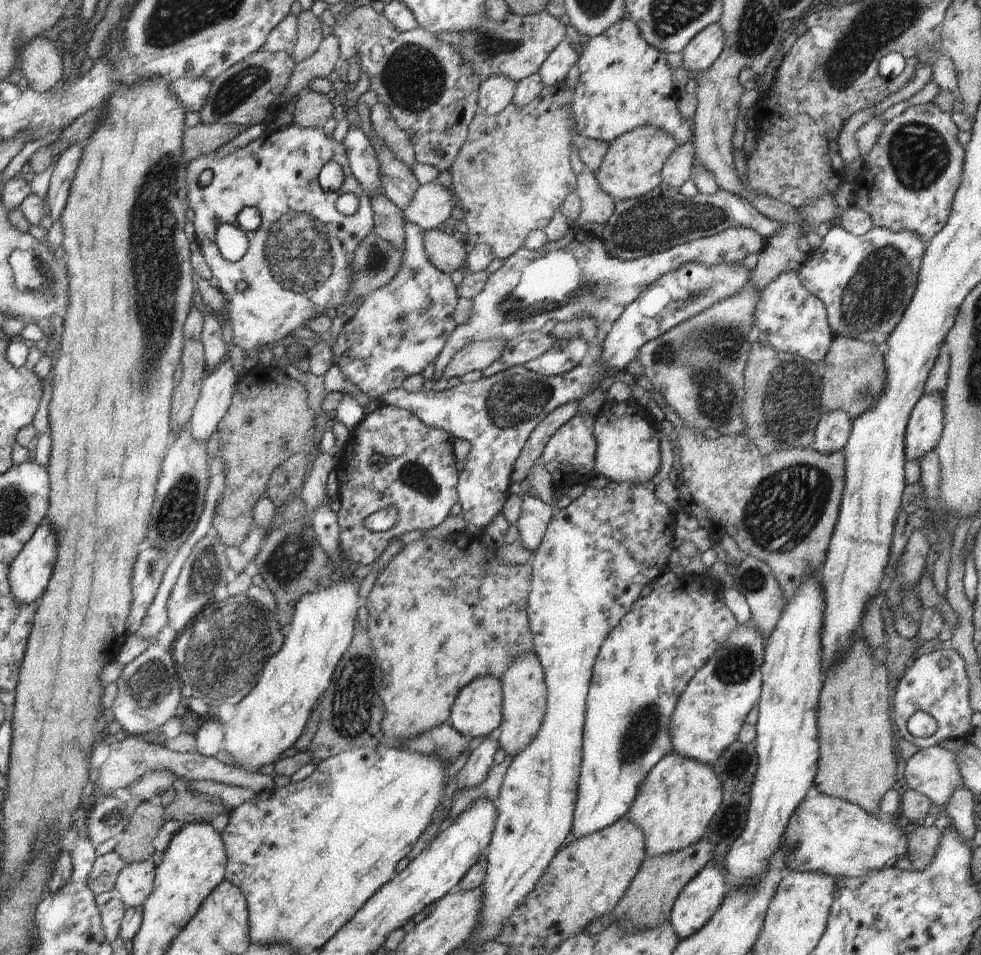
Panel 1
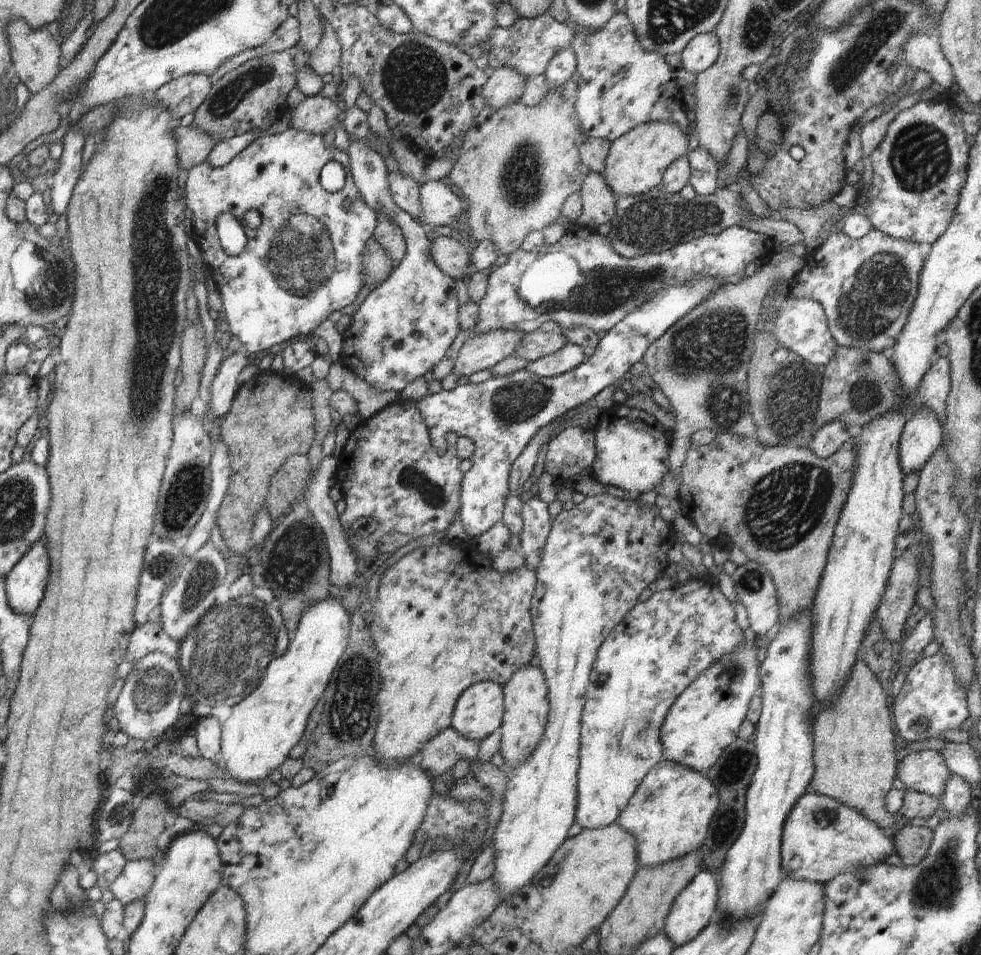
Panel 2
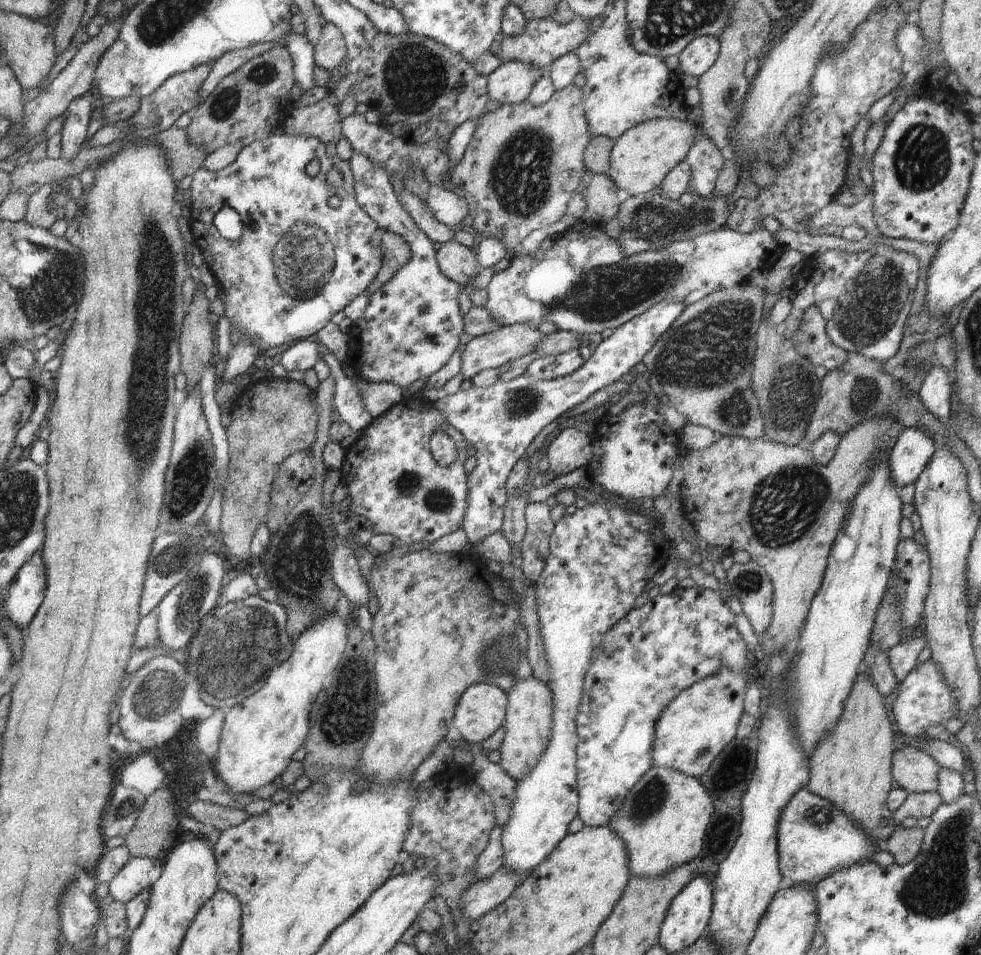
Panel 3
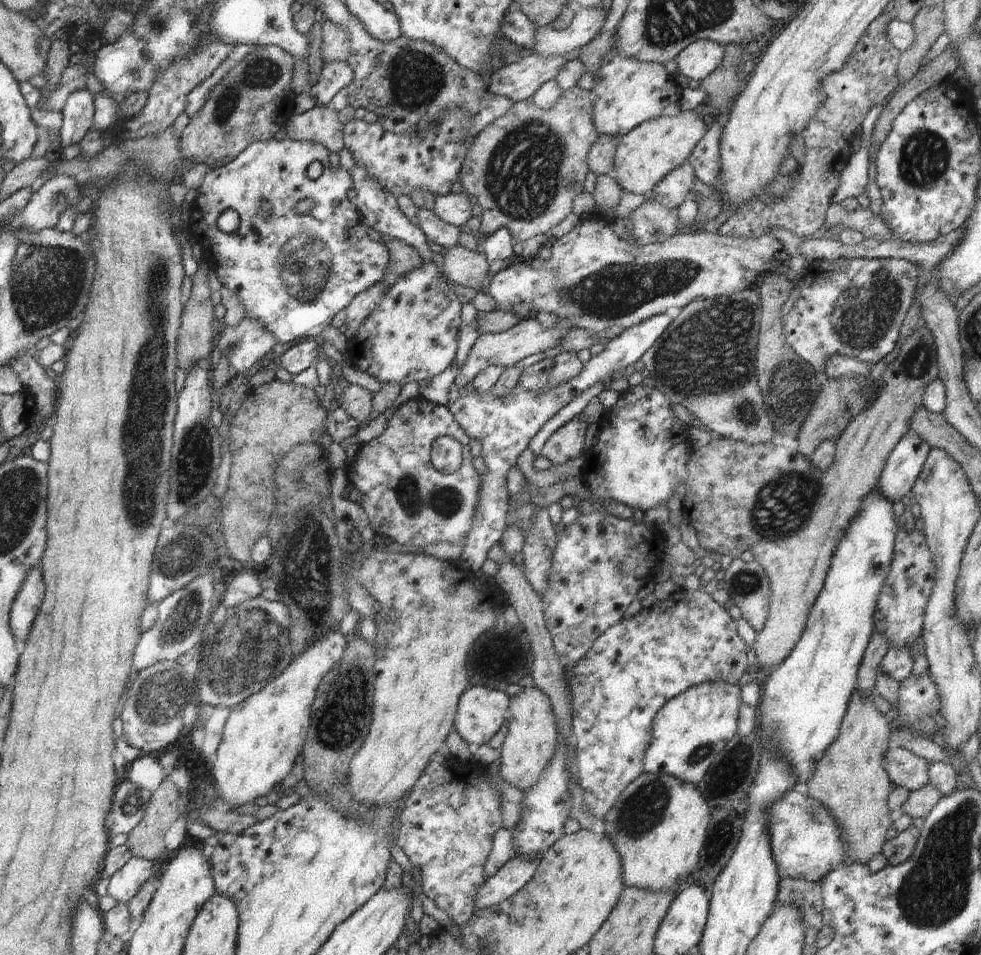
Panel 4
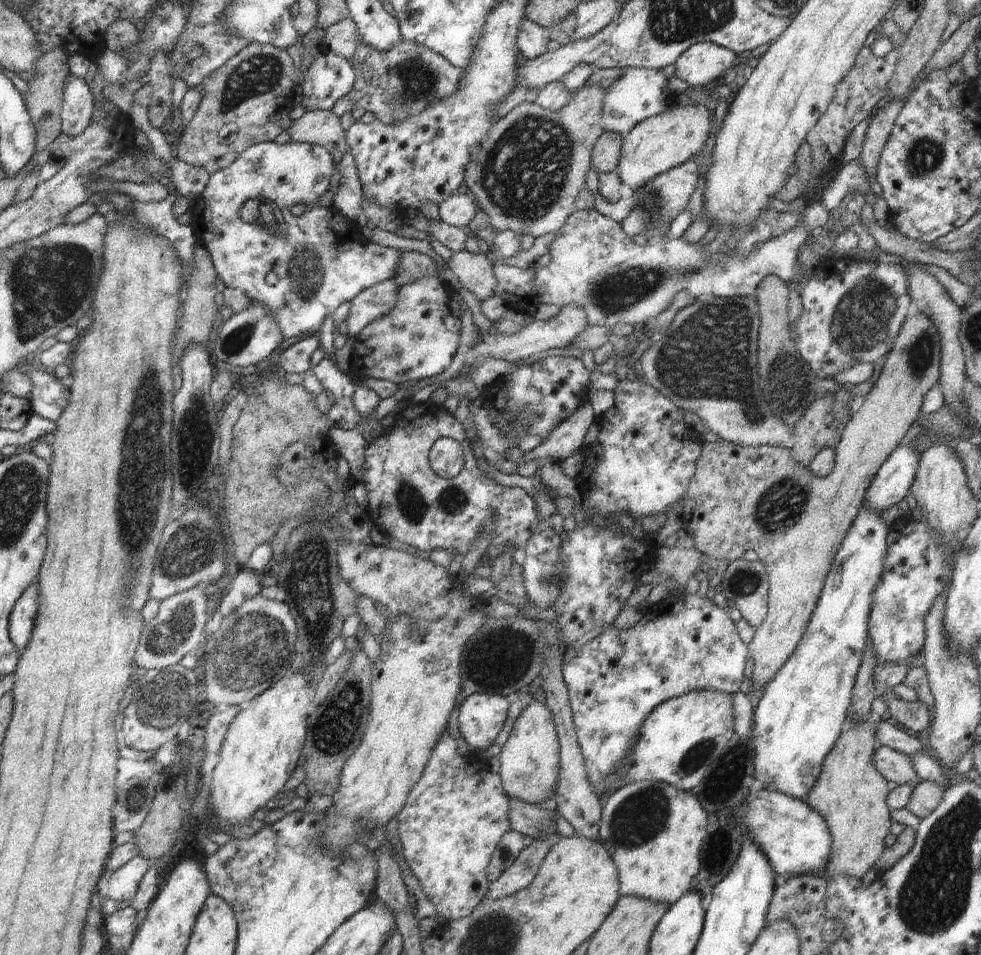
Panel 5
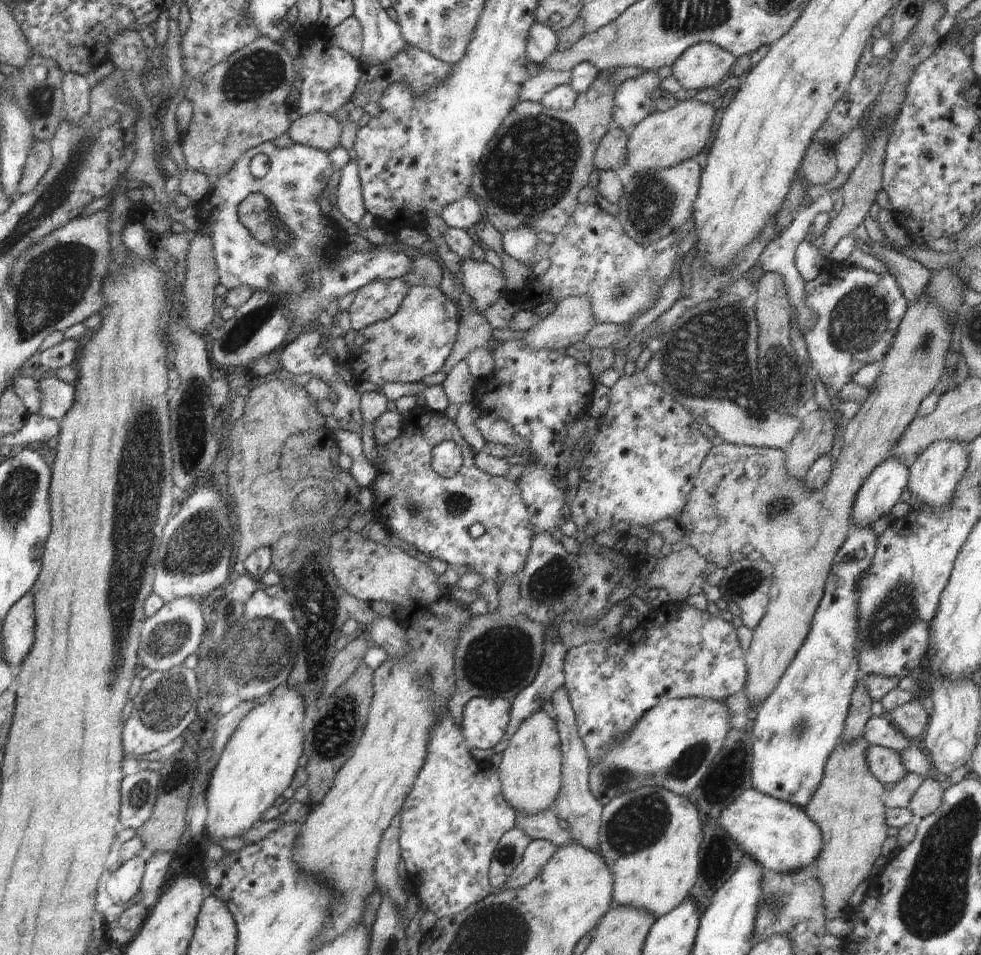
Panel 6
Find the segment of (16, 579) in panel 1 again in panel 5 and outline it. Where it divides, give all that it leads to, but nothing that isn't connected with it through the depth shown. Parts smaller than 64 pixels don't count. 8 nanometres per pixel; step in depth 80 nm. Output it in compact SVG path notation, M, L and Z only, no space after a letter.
M34 582L22 593L9 616L9 637L19 656L30 642L36 610L38 610L38 587L37 582Z

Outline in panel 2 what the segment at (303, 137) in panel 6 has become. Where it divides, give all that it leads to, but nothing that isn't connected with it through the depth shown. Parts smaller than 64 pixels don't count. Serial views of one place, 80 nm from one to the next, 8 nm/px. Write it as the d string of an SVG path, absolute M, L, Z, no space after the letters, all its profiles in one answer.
M314 95L306 97L297 108L290 111L290 128L324 136L330 128L337 128L339 114L333 99Z

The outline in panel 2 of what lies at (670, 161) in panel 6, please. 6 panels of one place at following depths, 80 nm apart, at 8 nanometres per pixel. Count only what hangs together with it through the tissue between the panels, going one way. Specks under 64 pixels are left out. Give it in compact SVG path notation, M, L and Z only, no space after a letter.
M652 121L639 124L611 141L602 176L608 189L612 189L617 197L647 193L663 182L663 174L670 164L688 153L688 145L687 134L676 123Z

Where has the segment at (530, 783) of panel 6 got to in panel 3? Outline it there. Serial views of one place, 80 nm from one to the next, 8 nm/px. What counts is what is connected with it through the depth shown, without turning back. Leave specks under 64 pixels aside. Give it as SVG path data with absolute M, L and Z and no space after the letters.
M533 676L523 681L515 681L515 685L507 694L507 709L503 722L505 735L499 748L501 752L500 766L515 781L527 775L542 758L551 739L553 715L553 694L551 688Z

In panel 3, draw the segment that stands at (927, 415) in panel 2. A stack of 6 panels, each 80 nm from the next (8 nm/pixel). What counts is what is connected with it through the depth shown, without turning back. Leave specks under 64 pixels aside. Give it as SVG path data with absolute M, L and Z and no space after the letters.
M903 428L889 452L889 475L895 487L902 490L905 486L914 483L936 450L938 450L937 444L928 433L924 432L924 429Z

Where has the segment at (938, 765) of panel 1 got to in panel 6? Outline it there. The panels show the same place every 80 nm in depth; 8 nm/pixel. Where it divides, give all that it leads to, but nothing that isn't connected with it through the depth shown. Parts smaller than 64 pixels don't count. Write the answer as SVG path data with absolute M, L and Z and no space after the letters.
M870 745L865 750L865 757L871 775L875 776L882 784L900 782L908 773L902 766L900 755L895 750Z

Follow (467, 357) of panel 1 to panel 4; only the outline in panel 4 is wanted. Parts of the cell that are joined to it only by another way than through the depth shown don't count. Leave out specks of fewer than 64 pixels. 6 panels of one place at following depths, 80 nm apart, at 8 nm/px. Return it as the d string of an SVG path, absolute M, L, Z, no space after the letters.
M536 318L522 319L520 322L503 333L482 332L478 335L474 346L468 353L466 362L461 366L458 376L454 382L456 388L464 388L470 384L482 370L488 366L512 366L527 356L544 352L545 350L556 348L563 336L573 328L570 319L558 319L554 327L544 327Z

